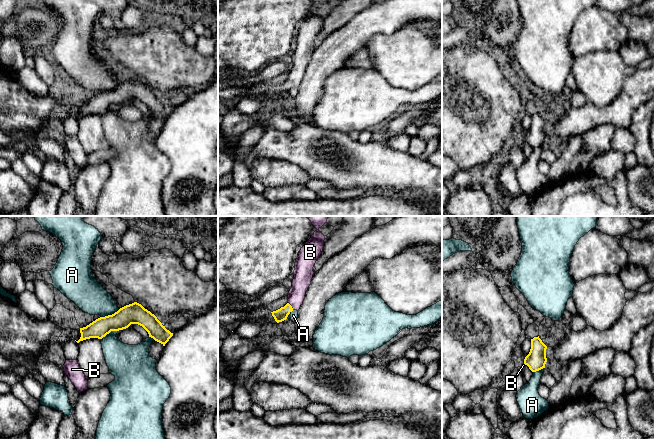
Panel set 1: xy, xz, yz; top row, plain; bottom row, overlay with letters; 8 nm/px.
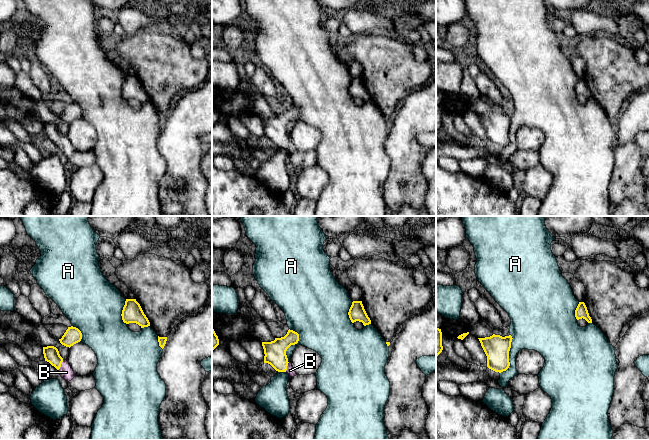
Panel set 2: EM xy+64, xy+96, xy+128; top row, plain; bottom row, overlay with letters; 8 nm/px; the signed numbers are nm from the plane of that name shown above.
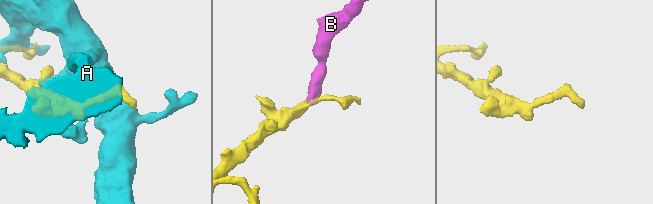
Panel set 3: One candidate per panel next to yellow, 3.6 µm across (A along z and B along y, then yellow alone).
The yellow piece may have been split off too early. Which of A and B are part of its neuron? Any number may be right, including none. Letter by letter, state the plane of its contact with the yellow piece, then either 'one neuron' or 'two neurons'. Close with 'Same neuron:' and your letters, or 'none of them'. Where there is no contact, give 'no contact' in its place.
A: meets yellow in xy; two neurons
B: meets yellow in xz; one neuron
Same neuron: B

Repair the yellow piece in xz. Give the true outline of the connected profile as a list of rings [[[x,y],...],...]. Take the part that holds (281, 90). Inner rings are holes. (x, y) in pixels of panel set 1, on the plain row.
[[[312,0],[317,6],[301,24],[295,38],[292,64],[288,69],[288,79],[271,88],[277,99],[287,95],[293,86],[299,86],[305,75],[306,68],[315,50],[313,43],[324,25],[325,12],[318,6],[324,0]]]

